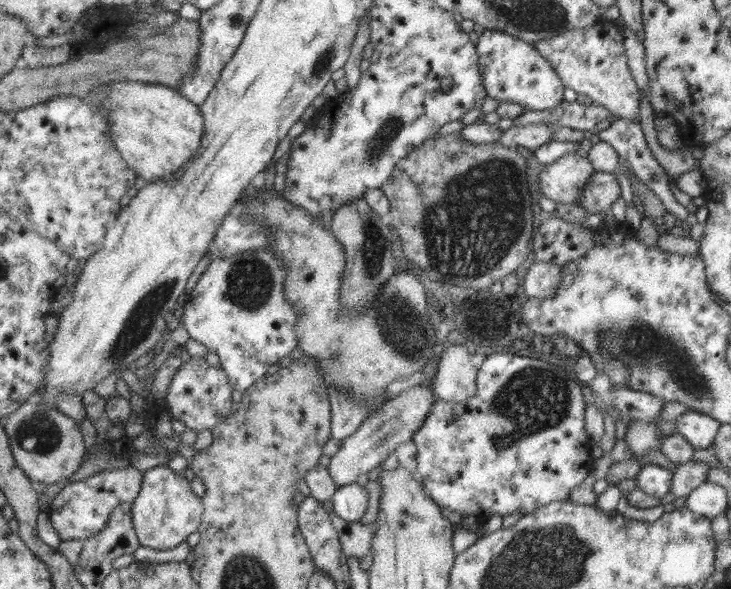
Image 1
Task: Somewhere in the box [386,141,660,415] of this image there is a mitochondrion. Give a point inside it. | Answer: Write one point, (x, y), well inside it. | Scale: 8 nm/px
(491, 194)

